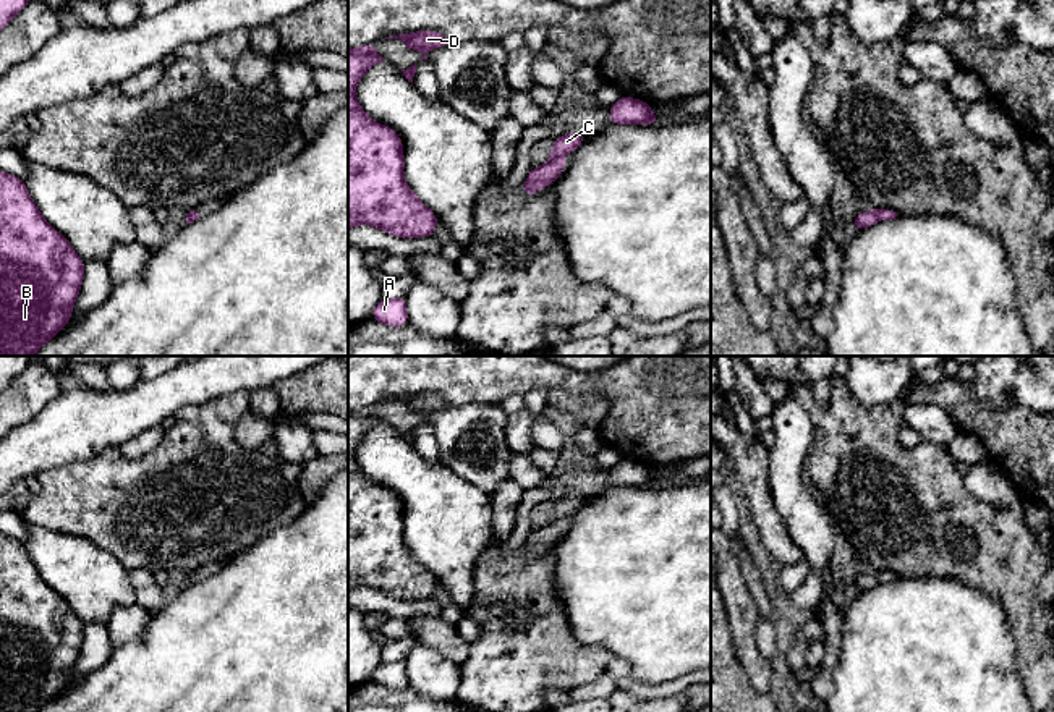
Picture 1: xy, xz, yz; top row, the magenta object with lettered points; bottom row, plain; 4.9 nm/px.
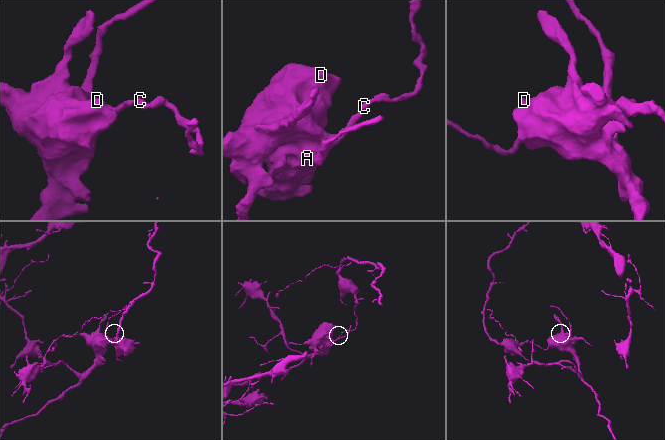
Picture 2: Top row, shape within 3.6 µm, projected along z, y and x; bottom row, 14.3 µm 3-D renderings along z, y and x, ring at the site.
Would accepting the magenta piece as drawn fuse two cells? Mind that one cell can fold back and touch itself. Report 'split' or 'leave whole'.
split

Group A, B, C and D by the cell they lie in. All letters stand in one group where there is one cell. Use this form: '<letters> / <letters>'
A B D / C

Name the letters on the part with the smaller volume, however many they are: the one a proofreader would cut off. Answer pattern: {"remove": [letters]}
{"remove": ["C"]}

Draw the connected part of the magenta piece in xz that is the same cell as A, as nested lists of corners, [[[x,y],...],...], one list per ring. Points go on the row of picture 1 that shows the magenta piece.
[[[406,298],[380,299],[374,307],[371,319],[390,327],[408,325]]]

